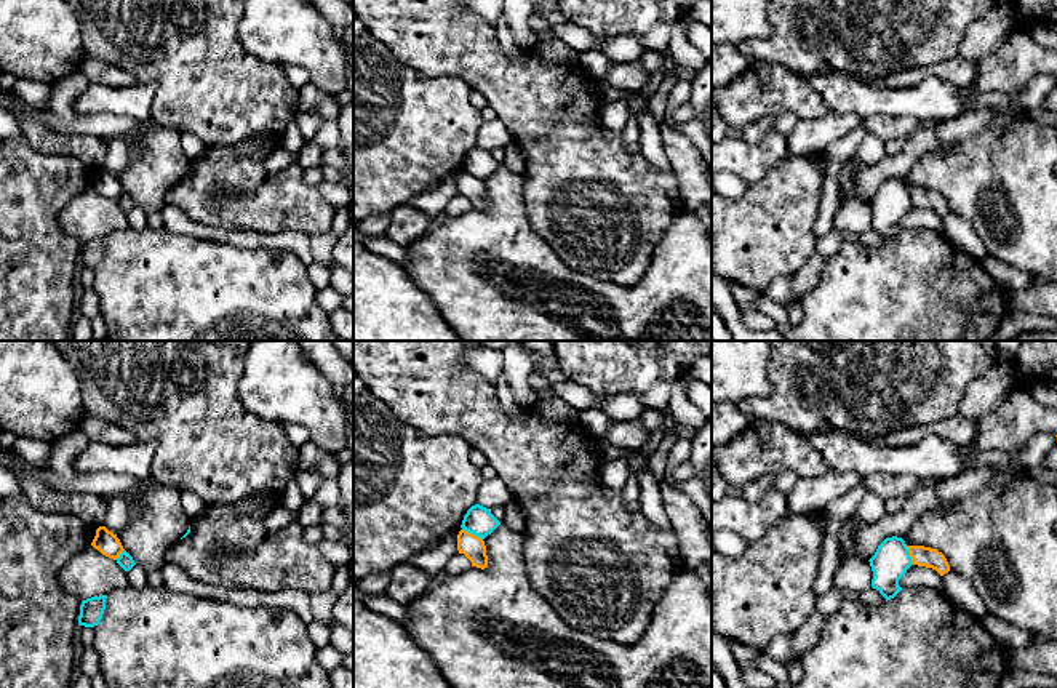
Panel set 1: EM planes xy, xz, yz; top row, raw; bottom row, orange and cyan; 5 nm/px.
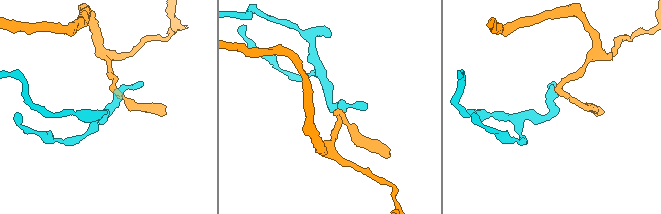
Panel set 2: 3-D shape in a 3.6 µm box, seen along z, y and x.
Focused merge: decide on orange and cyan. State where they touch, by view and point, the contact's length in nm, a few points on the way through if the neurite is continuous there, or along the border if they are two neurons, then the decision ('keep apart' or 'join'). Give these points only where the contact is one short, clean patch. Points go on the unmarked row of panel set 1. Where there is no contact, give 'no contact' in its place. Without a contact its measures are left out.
xz (470, 175) | 120 nm | along xz (462, 170), (482, 181) | keep apart

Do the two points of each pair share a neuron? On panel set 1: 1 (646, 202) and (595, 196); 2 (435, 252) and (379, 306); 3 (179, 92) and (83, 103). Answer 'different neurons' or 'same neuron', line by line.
1: same neuron
2: different neurons
3: different neurons

